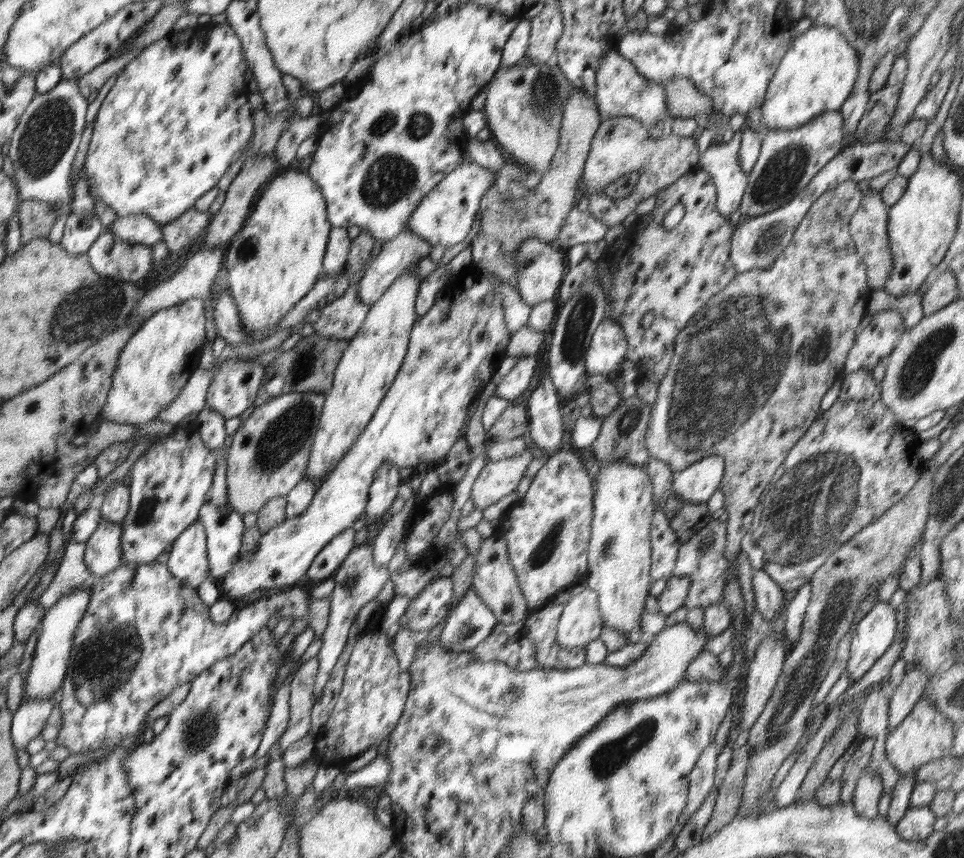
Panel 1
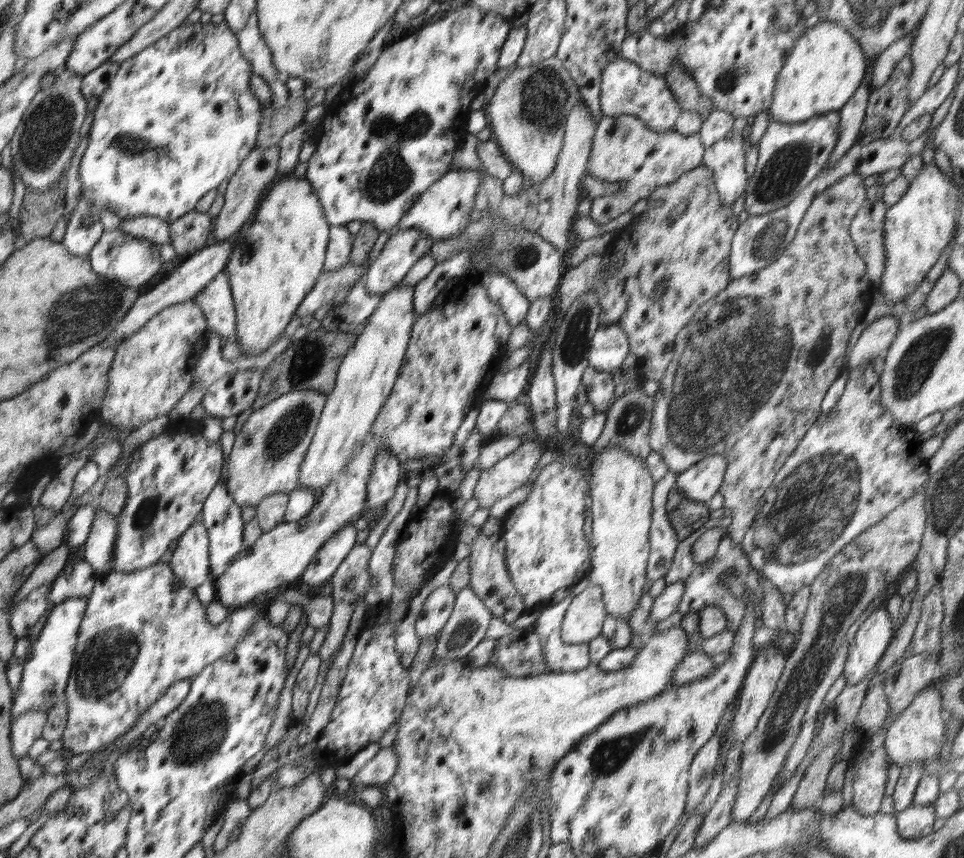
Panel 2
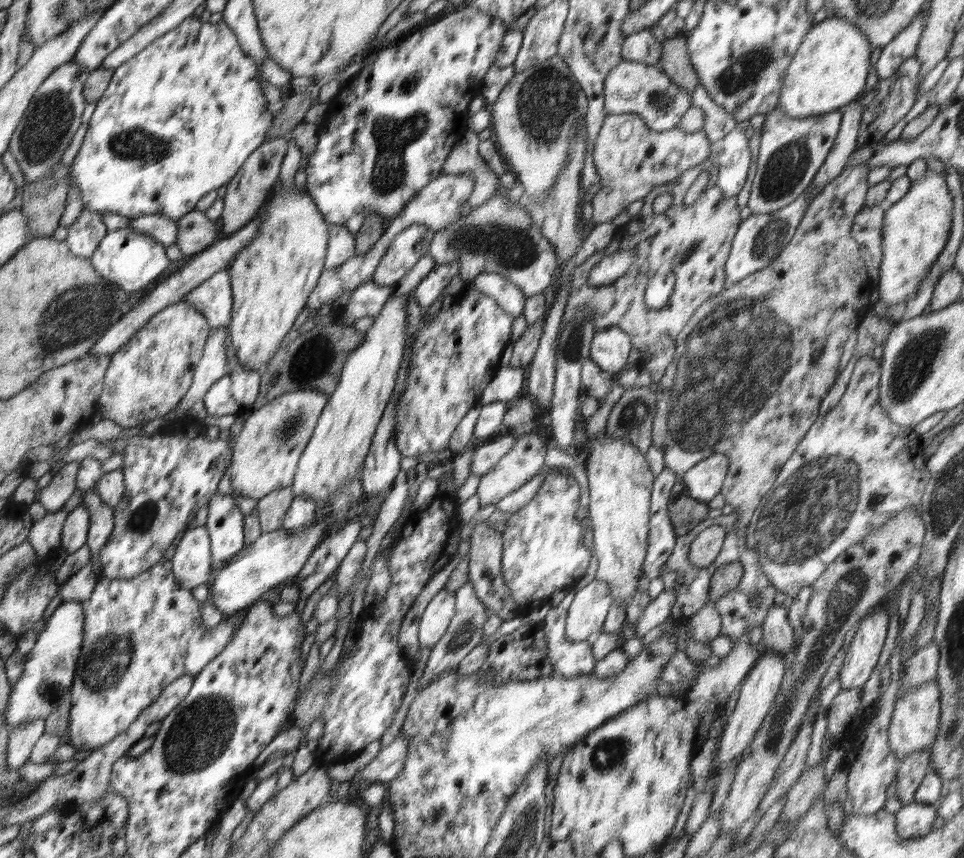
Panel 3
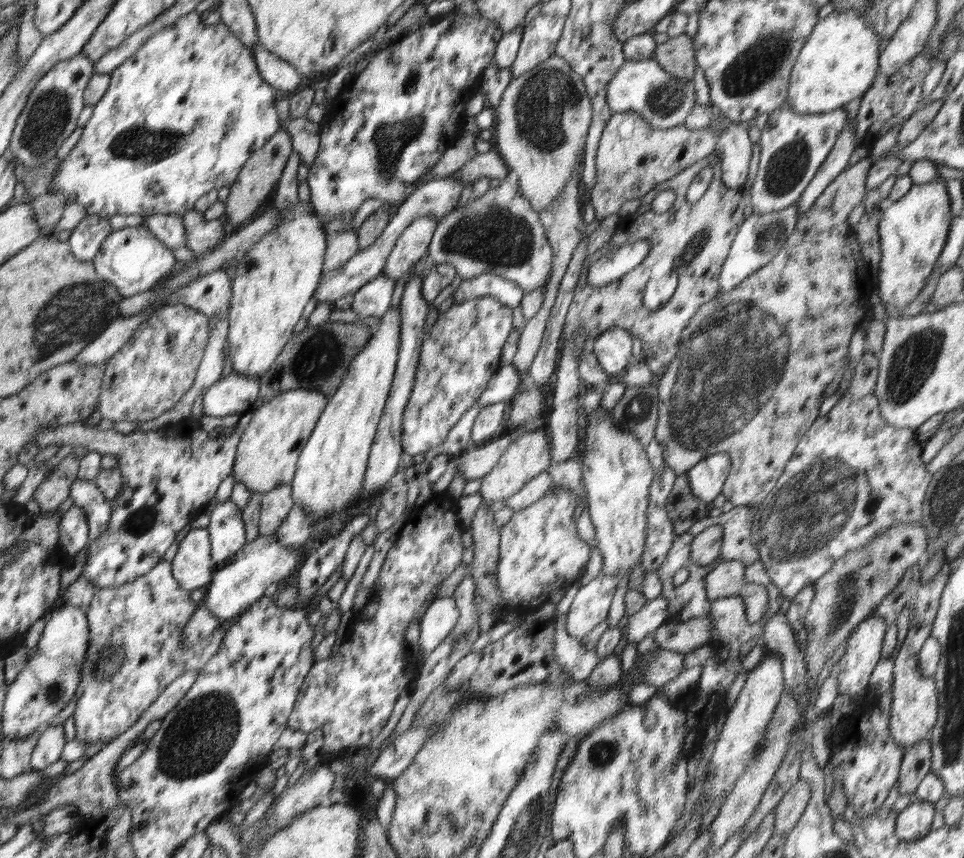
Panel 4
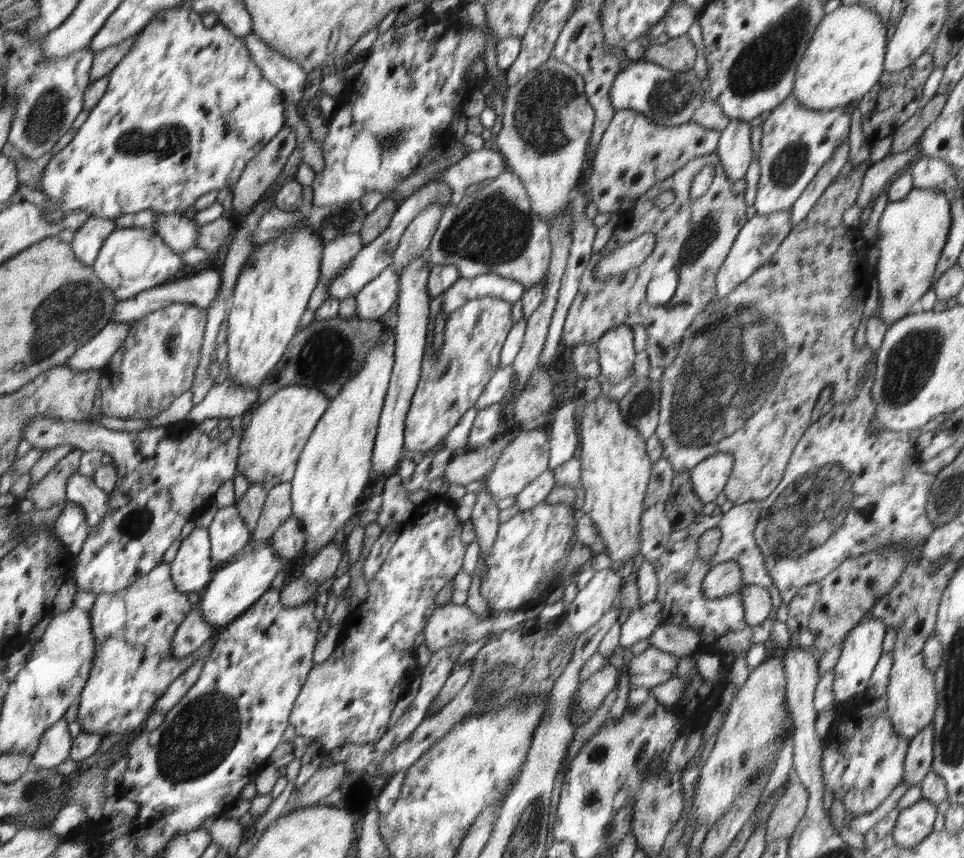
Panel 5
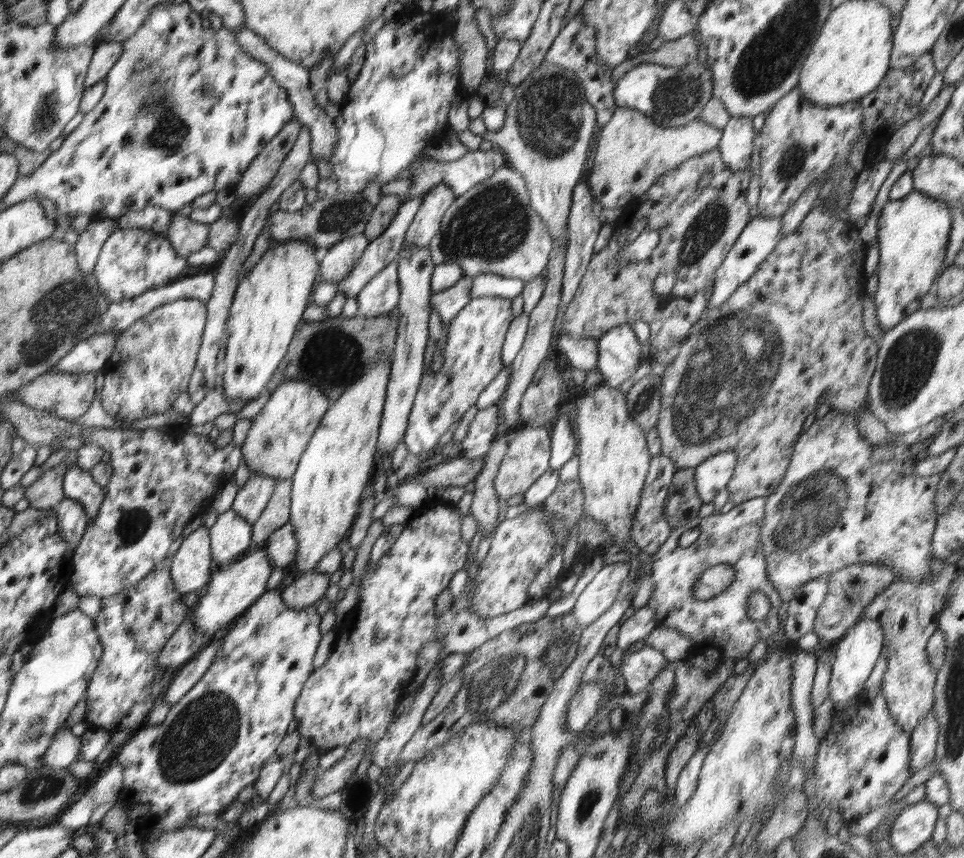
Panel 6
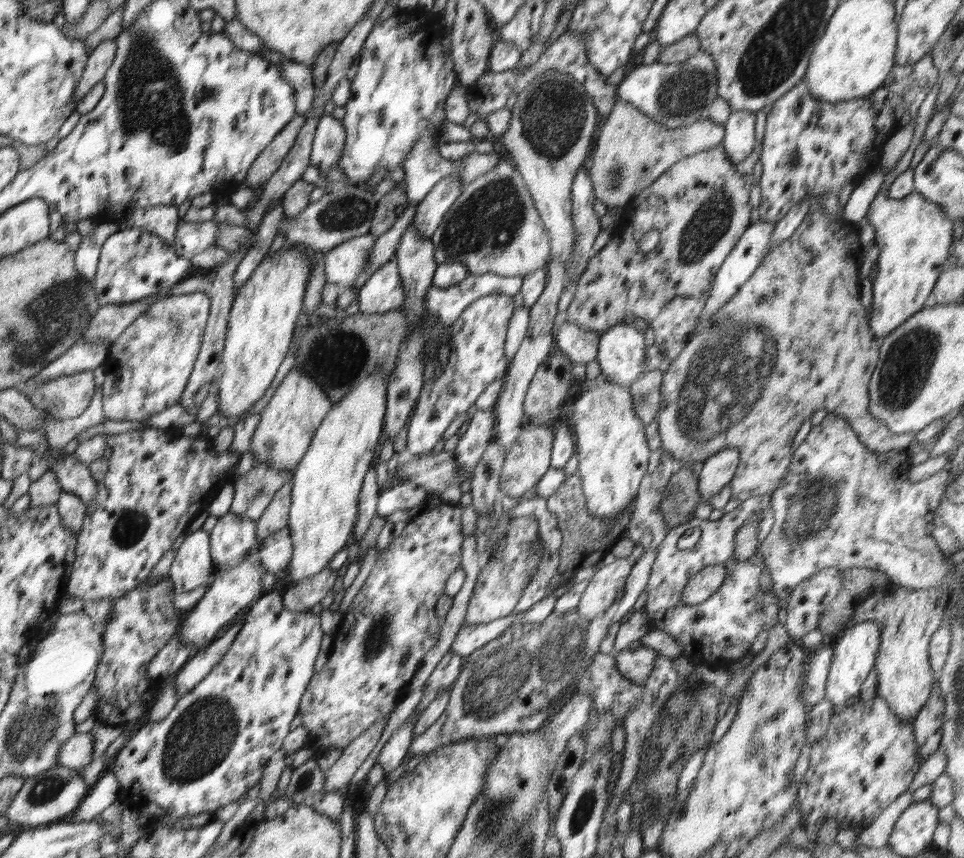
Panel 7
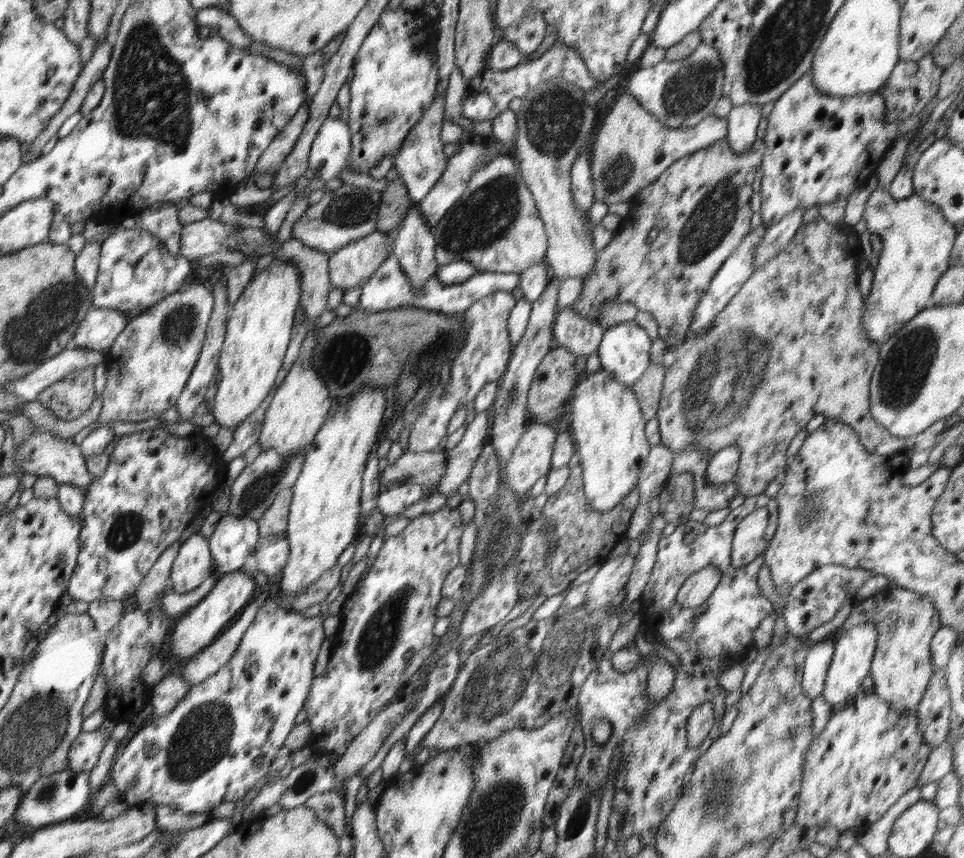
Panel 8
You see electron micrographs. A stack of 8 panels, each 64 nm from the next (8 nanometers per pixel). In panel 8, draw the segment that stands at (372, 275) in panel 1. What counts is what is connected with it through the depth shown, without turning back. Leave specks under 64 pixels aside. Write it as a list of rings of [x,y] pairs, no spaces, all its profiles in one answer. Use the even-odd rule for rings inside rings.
[[[482,139],[480,144],[474,142],[461,145],[456,153],[447,157],[446,171],[440,180],[421,201],[419,209],[426,224],[434,228],[446,211],[465,192],[470,178],[480,170],[486,159],[492,160],[497,154],[489,154],[488,146]]]

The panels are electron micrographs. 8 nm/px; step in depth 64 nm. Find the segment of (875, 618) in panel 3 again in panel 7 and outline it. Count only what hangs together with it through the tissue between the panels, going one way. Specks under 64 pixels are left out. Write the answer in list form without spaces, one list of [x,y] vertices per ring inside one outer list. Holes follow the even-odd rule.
[[[872,621],[852,624],[852,626],[844,630],[844,634],[842,634],[842,637],[835,644],[833,647],[834,657],[829,669],[829,675],[827,676],[825,697],[838,710],[859,698],[860,688],[862,688],[866,676],[874,668],[874,660],[876,659],[876,655],[878,655],[880,628]]]

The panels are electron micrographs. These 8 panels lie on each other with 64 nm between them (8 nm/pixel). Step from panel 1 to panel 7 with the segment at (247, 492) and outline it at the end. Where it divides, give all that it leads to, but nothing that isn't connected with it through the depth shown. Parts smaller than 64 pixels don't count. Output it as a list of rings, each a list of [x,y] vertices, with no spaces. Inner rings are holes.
[[[294,365],[259,414],[257,429],[247,448],[254,455],[255,463],[267,462],[274,470],[282,472],[296,470],[308,450],[315,430],[321,425],[332,405],[333,402],[330,402],[324,389]]]

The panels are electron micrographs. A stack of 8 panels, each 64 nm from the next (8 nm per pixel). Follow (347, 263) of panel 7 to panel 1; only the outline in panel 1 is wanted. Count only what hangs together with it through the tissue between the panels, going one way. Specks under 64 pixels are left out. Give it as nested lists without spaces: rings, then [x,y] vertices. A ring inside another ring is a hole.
[[[331,227],[329,240],[323,259],[322,272],[327,274],[339,273],[344,269],[352,244],[347,228]]]

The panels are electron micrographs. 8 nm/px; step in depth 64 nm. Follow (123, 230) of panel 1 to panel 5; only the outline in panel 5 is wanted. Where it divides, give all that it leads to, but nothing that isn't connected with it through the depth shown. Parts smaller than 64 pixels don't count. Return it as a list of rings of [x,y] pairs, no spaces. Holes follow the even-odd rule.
[[[162,213],[152,227],[174,253],[182,255],[196,247],[199,225],[194,220],[188,220],[184,214]]]

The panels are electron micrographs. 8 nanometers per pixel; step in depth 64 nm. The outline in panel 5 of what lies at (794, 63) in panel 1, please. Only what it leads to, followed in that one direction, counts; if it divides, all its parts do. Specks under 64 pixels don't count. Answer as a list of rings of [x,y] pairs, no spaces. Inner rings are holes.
[[[840,4],[830,14],[825,14],[796,69],[791,94],[796,97],[798,105],[810,110],[830,110],[842,108],[852,104],[856,98],[862,98],[879,81],[880,75],[885,74],[887,29],[883,27],[881,16],[865,4]]]

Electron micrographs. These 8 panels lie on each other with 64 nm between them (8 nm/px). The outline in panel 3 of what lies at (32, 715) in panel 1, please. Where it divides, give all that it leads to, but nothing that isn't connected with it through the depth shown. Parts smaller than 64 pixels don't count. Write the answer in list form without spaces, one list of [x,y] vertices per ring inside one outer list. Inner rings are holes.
[[[34,720],[34,724],[11,730],[7,744],[7,767],[12,770],[19,770],[29,760],[36,741],[44,734],[44,720]]]

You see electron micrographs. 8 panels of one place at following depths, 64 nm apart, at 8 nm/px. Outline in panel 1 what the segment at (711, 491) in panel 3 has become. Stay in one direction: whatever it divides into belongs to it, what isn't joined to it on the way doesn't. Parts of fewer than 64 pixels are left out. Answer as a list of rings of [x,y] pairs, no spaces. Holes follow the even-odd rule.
[[[707,456],[684,470],[675,471],[672,490],[684,503],[705,503],[719,488],[724,471],[722,456]]]

